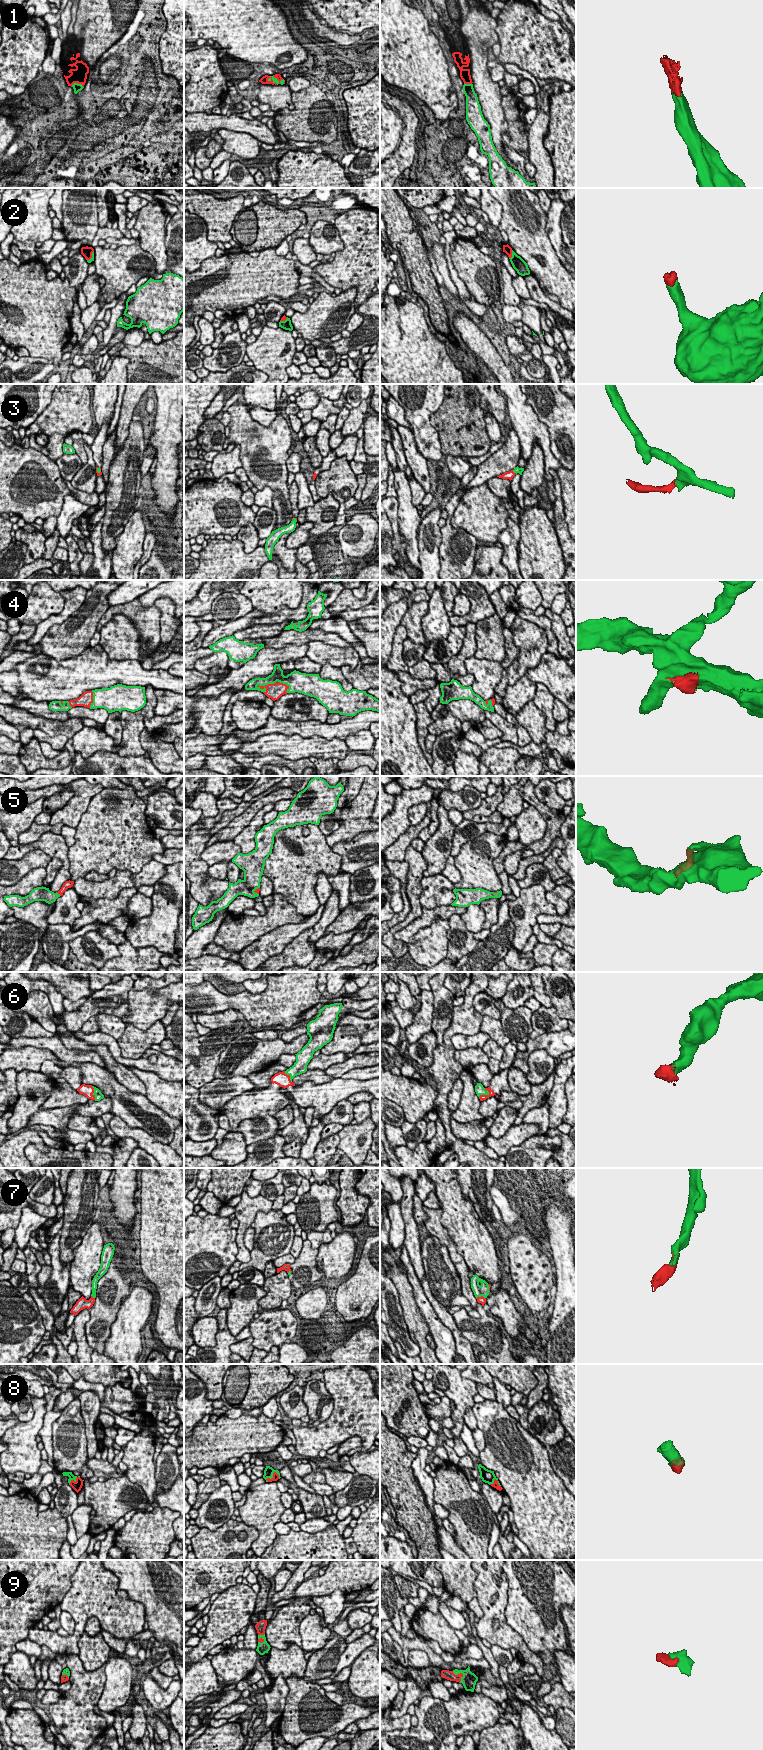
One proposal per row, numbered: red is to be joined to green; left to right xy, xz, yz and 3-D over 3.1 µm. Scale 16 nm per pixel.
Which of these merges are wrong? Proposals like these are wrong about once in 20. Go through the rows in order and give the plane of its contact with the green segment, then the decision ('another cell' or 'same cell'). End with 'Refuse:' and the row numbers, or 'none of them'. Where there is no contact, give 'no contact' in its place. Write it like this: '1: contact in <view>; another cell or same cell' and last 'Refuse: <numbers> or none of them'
1: contact in xy; same cell
2: contact in yz; same cell
3: contact in xy; same cell
4: contact in xz; same cell
5: contact in xy; same cell
6: contact in yz; same cell
7: contact in yz; same cell
8: contact in xz; same cell
9: contact in yz; same cell
Refuse: none of them

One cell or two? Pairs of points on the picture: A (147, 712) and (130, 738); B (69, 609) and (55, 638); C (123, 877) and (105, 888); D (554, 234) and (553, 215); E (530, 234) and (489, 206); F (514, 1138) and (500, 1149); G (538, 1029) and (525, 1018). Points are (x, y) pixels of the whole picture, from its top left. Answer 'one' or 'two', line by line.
A: one
B: two
C: one
D: one
E: two
F: one
G: two

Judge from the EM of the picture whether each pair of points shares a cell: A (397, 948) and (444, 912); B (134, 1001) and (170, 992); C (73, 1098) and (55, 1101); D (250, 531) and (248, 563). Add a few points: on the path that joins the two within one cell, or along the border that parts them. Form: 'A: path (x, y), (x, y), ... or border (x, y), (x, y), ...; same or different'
A: border (414, 920), (398, 930), (393, 937); different
B: path (143, 1001), (158, 1001), (161, 999); same
C: path (69, 1098), (59, 1098); same
D: border (237, 538), (245, 552), (258, 546); different

